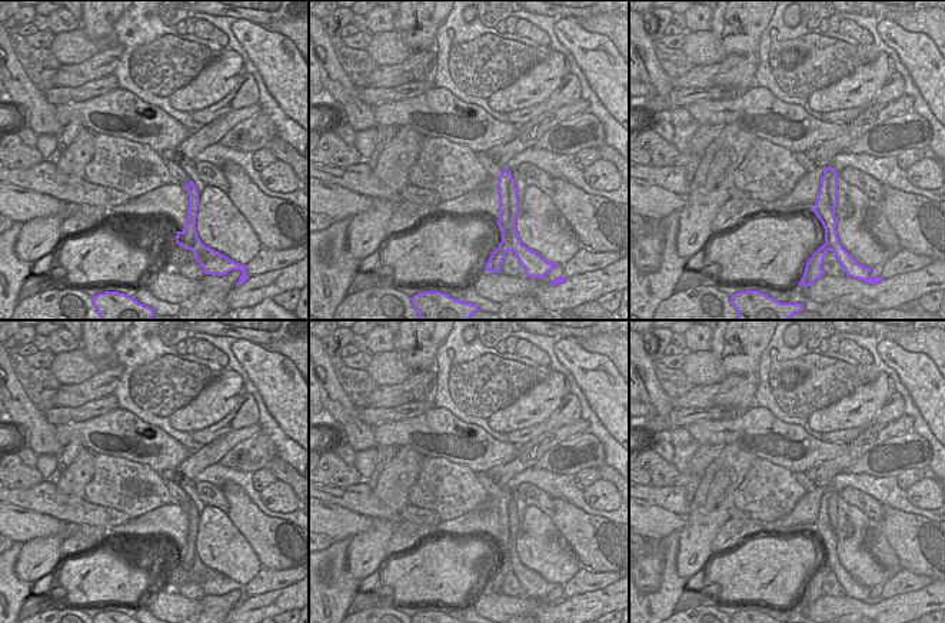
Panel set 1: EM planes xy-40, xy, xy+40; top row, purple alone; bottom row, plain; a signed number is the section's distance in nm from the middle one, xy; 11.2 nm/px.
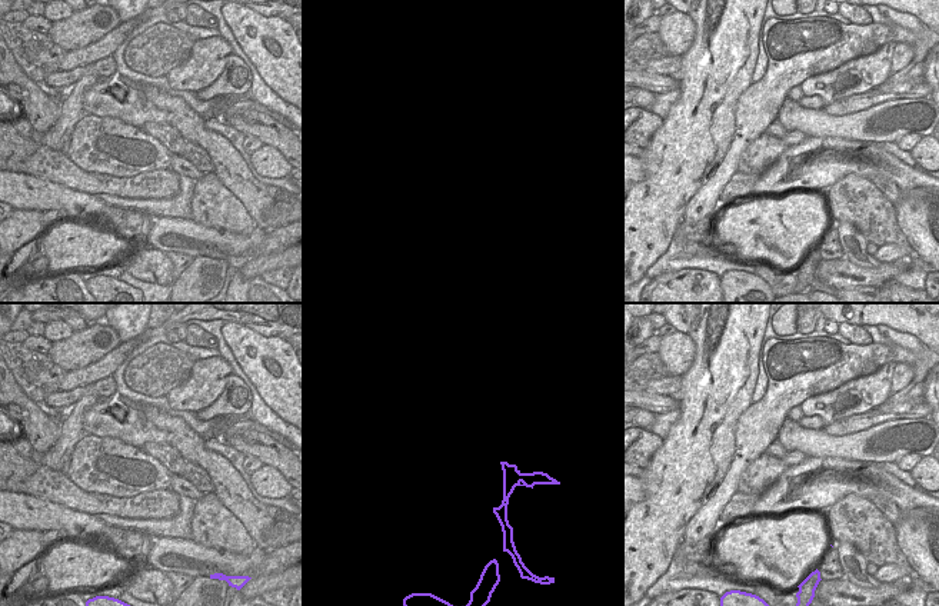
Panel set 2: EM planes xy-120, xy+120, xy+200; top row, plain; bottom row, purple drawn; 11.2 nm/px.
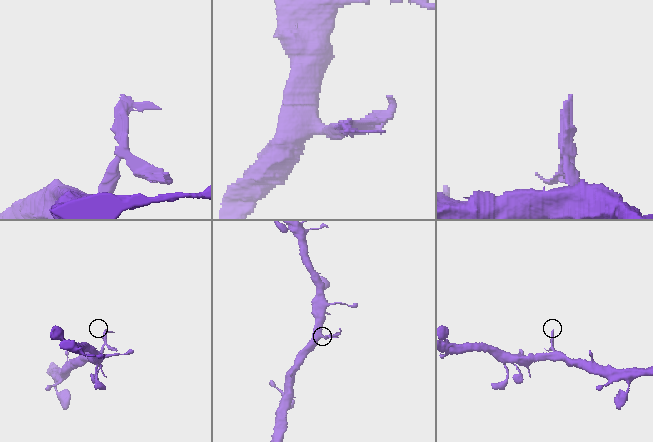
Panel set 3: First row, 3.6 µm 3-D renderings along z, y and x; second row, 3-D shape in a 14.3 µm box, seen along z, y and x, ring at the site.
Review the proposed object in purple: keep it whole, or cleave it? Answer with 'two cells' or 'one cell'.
two cells

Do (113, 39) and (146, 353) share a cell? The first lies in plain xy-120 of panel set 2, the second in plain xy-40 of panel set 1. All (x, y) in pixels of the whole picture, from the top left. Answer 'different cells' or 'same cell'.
different cells

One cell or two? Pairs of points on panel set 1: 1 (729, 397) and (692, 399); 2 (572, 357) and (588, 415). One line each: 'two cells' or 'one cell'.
1: two cells
2: two cells

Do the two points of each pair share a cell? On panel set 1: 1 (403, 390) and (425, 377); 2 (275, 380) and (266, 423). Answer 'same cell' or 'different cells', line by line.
1: same cell
2: different cells

